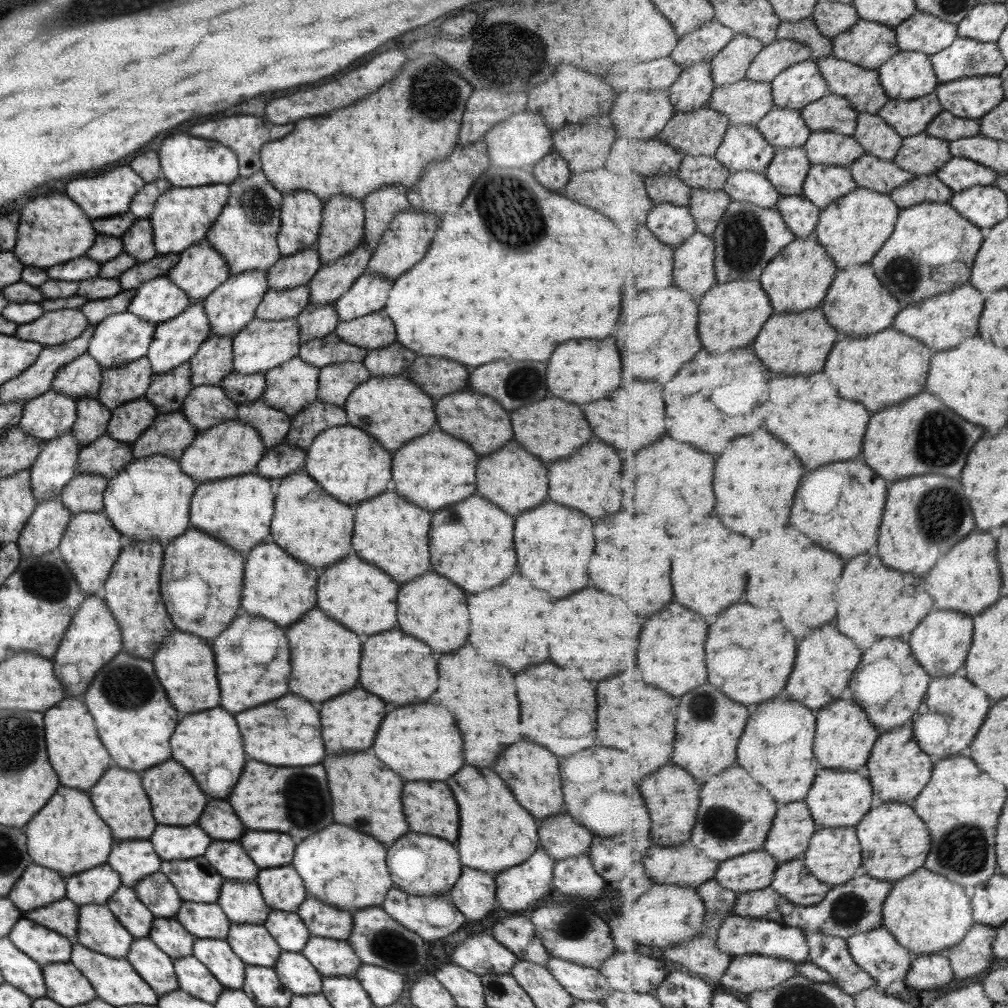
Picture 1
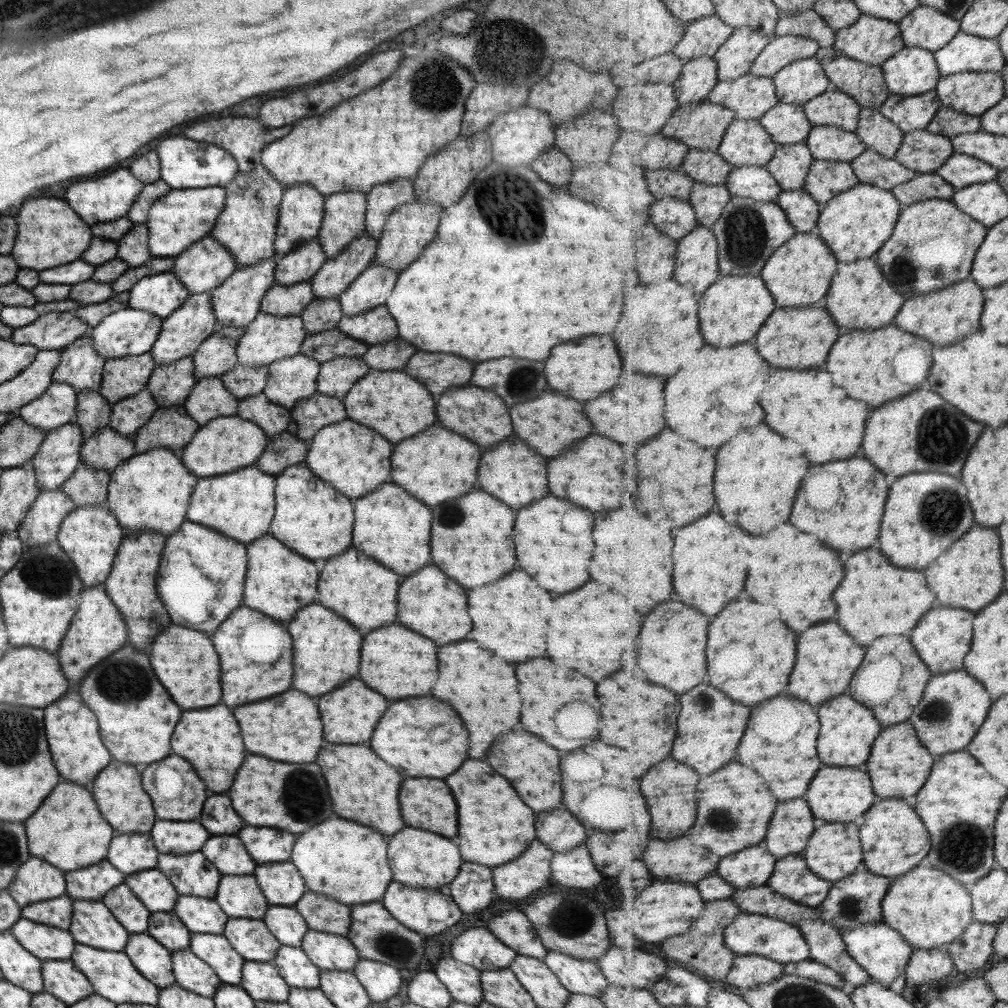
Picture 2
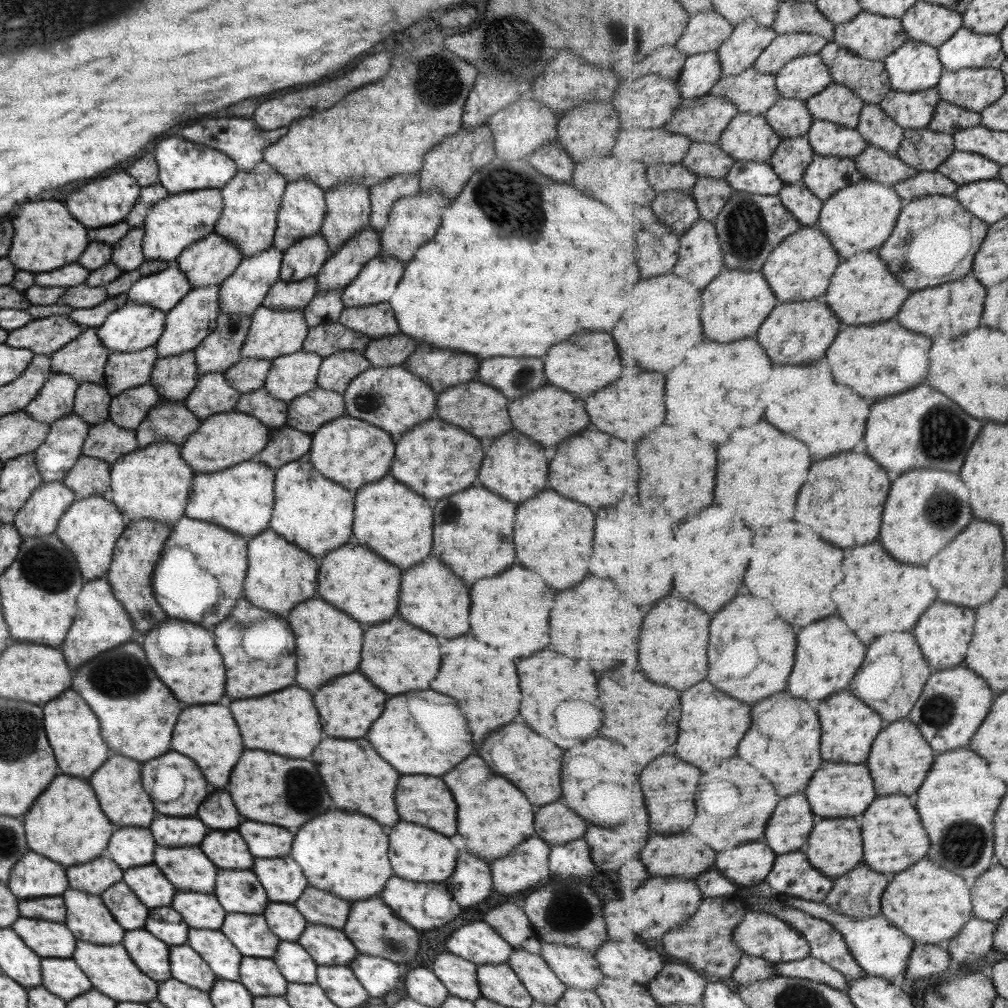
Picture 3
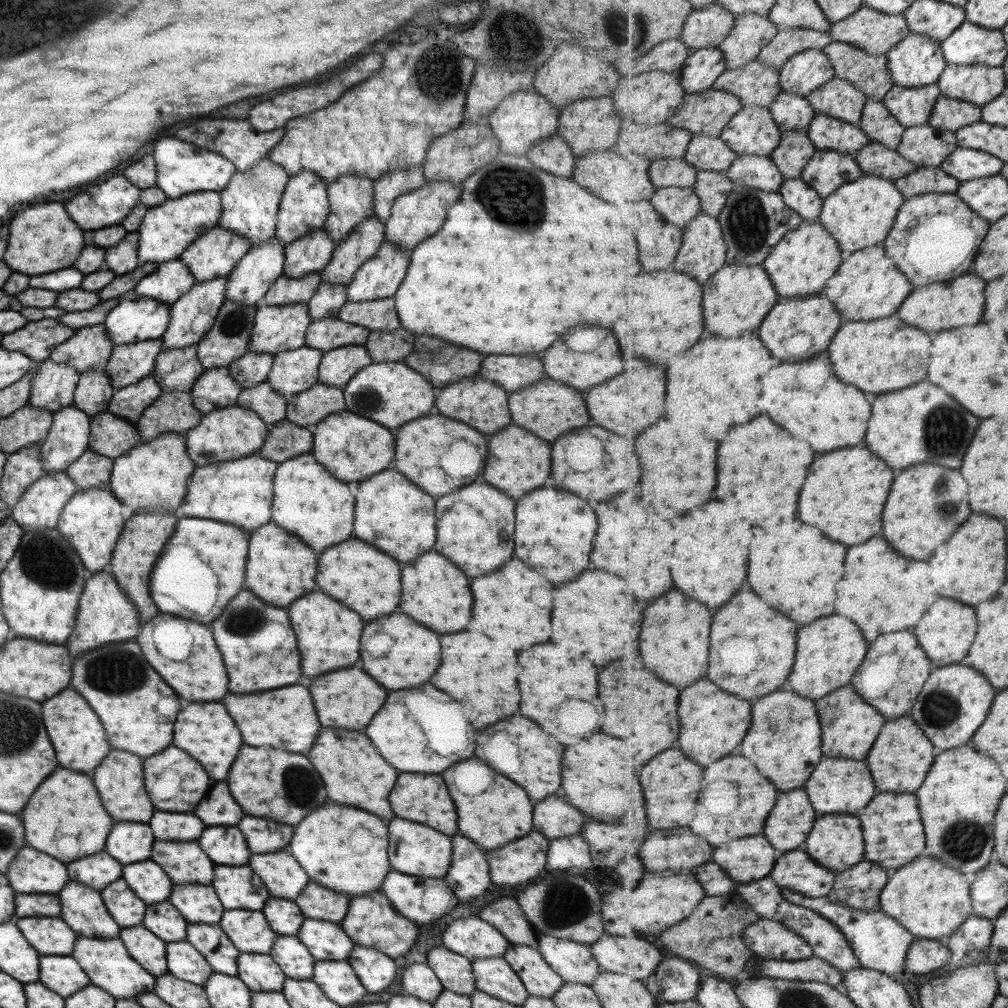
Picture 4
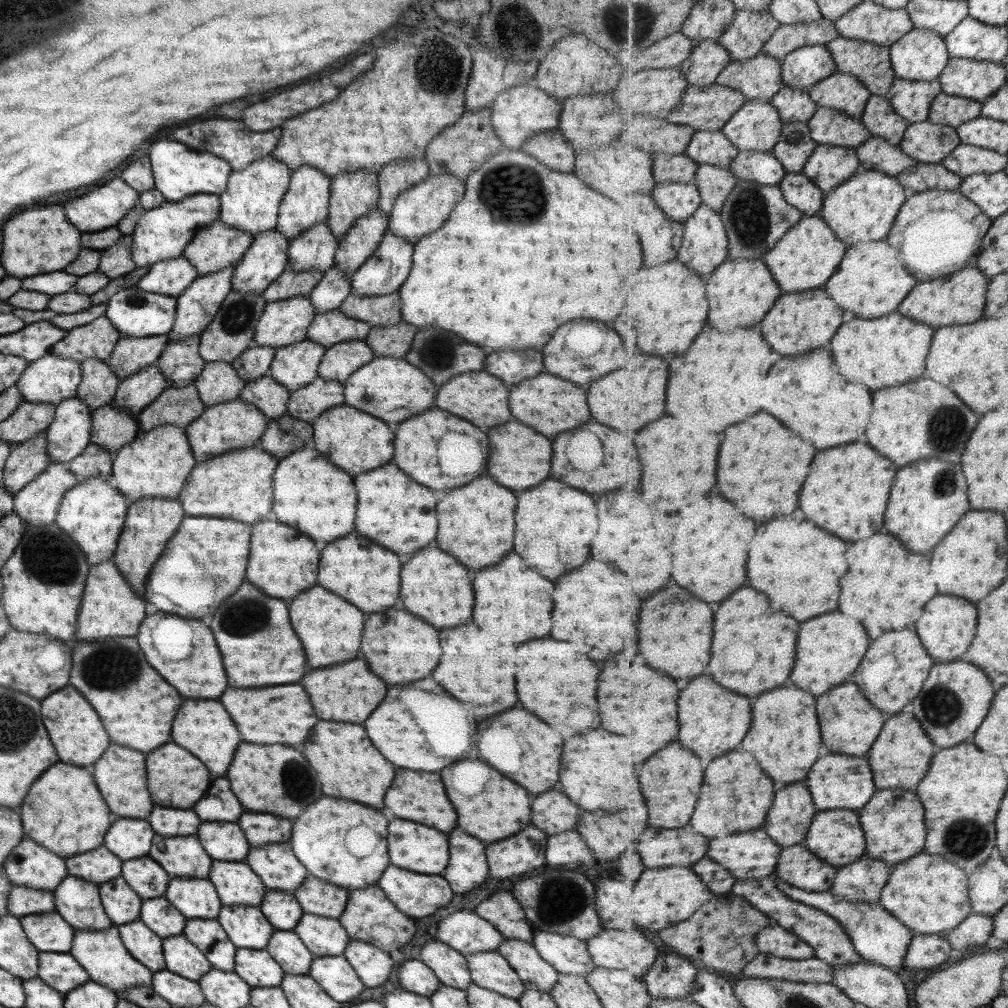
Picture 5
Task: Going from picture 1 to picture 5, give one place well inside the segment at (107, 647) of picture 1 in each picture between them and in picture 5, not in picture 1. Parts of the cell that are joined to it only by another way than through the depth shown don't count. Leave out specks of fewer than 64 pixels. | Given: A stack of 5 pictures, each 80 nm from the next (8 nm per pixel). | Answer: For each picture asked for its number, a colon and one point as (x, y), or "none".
2: (96, 631)
3: (101, 623)
4: (104, 615)
5: (108, 607)

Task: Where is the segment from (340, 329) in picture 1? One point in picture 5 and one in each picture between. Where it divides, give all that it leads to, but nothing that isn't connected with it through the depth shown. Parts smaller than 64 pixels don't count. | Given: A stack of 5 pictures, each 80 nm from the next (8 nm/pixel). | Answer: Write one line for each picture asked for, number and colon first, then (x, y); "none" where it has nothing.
2: (375, 326)
3: (374, 320)
4: (380, 314)
5: (383, 310)

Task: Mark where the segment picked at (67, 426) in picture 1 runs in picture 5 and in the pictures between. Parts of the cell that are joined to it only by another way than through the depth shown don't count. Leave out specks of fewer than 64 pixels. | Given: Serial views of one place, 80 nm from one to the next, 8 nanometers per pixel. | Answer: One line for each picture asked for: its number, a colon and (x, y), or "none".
2: (56, 406)
3: (55, 399)
4: (52, 385)
5: (51, 379)

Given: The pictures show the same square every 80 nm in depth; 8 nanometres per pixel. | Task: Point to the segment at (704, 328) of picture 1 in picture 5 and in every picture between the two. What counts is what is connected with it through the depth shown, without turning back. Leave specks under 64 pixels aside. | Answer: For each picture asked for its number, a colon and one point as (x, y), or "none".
2: (723, 325)
3: (737, 302)
4: (737, 298)
5: (742, 292)

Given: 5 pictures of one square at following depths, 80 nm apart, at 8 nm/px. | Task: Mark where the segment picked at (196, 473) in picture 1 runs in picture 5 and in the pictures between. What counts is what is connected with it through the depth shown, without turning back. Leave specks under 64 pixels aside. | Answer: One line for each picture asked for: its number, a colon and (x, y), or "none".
2: (225, 444)
3: (222, 440)
4: (230, 433)
5: (227, 426)

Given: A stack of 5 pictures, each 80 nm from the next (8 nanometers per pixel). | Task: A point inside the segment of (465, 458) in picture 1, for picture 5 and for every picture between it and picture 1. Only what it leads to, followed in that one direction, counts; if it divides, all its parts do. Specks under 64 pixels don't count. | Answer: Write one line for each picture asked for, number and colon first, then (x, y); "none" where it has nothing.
2: (433, 466)
3: (419, 461)
4: (418, 443)
5: (413, 455)

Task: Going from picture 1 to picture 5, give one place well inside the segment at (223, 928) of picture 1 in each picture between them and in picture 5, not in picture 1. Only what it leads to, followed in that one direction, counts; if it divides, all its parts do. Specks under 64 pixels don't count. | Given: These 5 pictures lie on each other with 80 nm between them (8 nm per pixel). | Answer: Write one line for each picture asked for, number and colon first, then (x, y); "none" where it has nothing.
2: (199, 915)
3: (199, 911)
4: (197, 904)
5: (193, 898)

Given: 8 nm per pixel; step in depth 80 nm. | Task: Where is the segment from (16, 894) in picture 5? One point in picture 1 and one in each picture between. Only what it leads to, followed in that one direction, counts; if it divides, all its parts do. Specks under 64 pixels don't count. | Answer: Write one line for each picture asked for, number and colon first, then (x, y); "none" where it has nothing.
1: (61, 916)
2: (56, 912)
3: (52, 909)
4: (25, 905)

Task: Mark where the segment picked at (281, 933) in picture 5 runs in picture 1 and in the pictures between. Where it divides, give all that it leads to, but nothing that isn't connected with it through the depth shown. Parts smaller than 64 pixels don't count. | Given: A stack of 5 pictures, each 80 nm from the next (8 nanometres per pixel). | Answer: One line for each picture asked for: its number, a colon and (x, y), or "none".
1: (294, 972)
2: (293, 966)
3: (296, 966)
4: (287, 952)

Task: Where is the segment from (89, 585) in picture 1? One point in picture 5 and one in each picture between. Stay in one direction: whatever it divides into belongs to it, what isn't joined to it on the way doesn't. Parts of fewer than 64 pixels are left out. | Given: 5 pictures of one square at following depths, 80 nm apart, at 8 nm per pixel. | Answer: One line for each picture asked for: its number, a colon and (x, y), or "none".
2: (90, 536)
3: (89, 528)
4: (91, 521)
5: (91, 513)

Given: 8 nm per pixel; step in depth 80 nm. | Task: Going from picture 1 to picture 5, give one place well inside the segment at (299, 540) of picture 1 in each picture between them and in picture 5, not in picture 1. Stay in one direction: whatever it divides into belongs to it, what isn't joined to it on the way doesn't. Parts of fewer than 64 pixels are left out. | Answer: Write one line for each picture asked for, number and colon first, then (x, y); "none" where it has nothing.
2: (310, 518)
3: (313, 513)
4: (309, 503)
5: (309, 494)

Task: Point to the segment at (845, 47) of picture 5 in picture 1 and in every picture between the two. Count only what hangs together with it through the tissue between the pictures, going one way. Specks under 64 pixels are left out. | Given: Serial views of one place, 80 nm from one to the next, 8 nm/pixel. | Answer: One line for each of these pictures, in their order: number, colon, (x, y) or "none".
1: (863, 87)
2: (866, 83)
3: (868, 78)
4: (871, 73)

